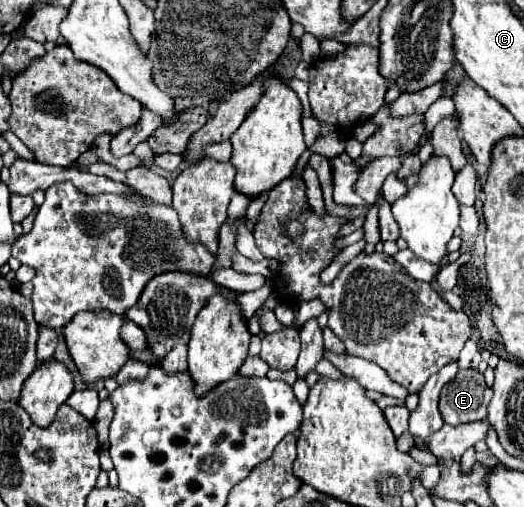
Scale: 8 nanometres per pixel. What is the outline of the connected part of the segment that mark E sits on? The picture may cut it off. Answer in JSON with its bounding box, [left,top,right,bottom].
[439,369,493,425]

